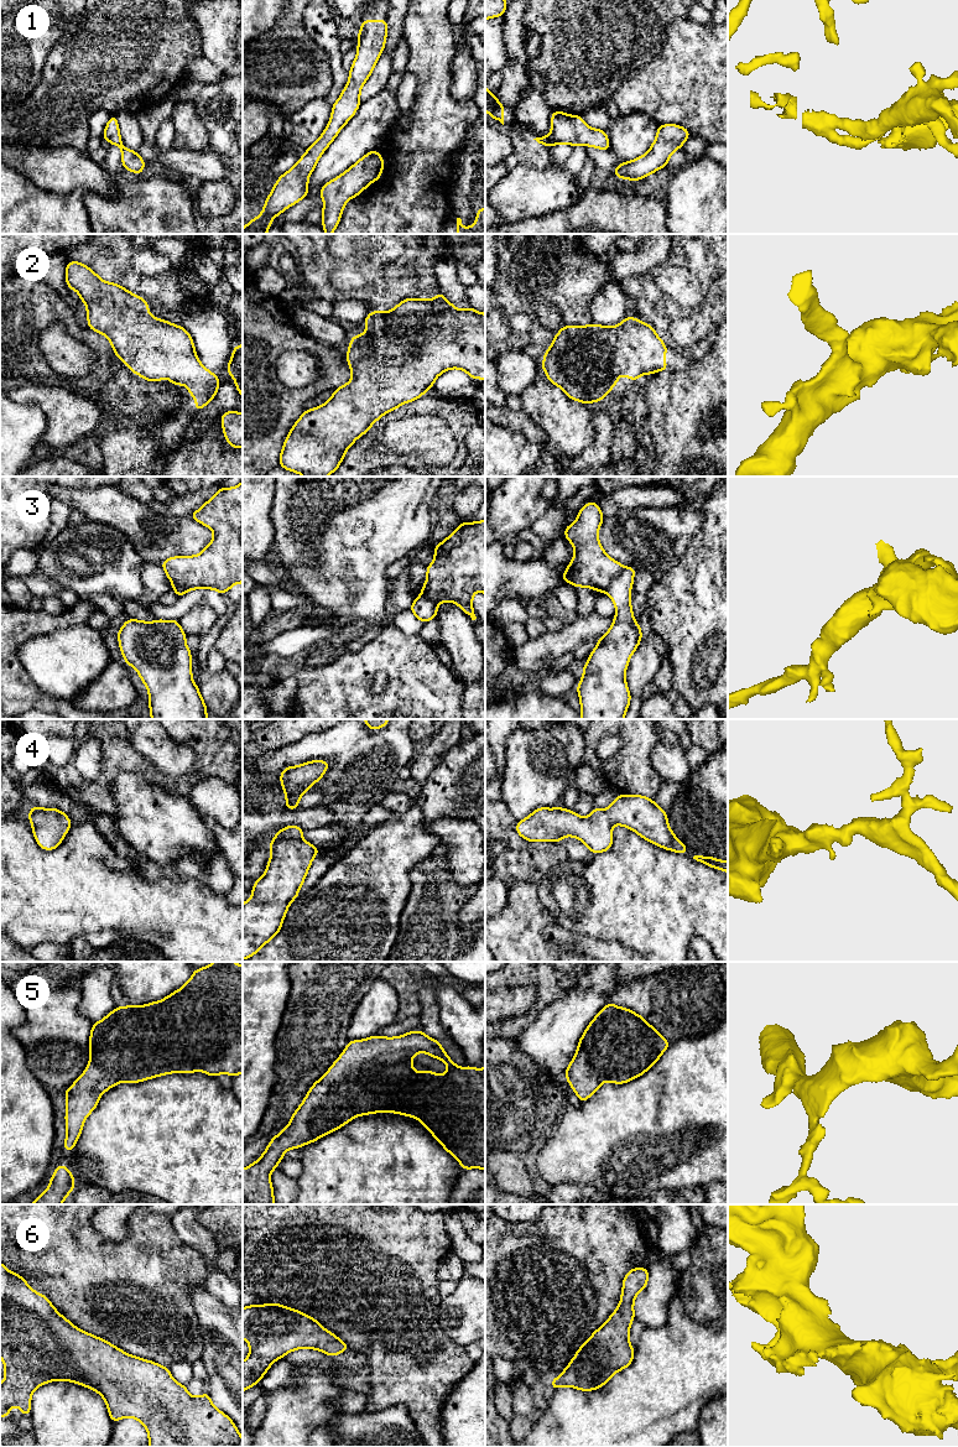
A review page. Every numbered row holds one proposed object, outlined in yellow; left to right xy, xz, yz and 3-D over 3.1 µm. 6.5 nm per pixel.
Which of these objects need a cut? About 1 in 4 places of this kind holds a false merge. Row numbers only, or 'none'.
3

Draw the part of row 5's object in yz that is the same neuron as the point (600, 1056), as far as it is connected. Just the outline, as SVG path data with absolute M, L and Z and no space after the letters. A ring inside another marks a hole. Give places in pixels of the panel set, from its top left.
M608 1003L587 1026L564 1076L585 1102L606 1081L623 1084L644 1074L668 1046L641 1015Z

